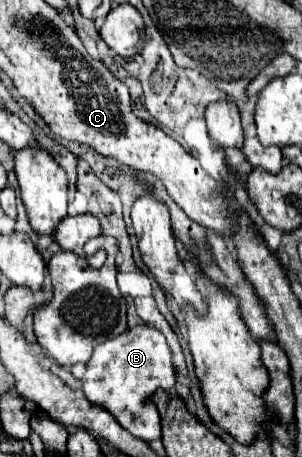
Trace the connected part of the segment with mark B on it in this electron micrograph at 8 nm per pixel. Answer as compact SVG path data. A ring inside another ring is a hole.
M138 325L96 347L82 385L86 397L108 409L126 431L142 441L152 441L156 439L156 419L150 425L150 417L144 417L144 399L148 399L156 387L174 387L174 379L170 349L162 333L150 325Z

